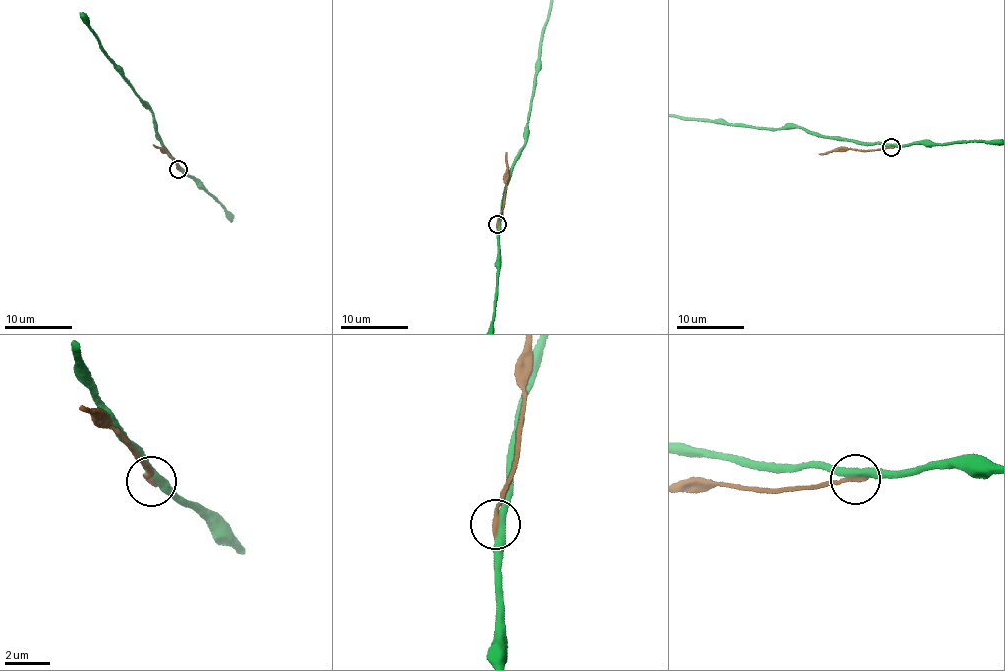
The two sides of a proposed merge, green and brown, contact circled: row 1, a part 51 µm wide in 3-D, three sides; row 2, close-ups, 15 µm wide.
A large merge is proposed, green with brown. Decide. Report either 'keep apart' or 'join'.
keep apart

